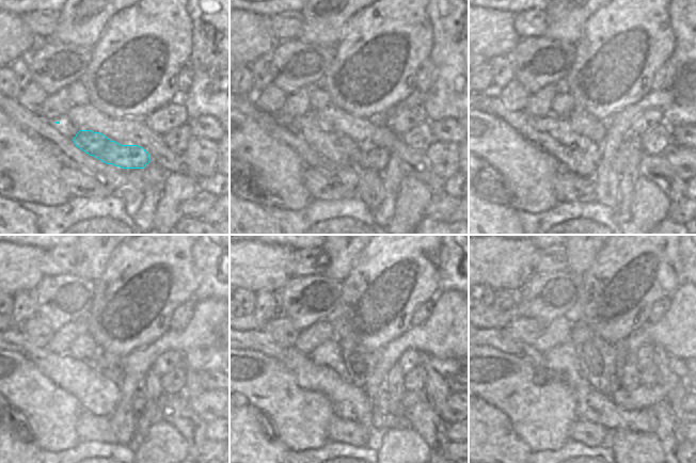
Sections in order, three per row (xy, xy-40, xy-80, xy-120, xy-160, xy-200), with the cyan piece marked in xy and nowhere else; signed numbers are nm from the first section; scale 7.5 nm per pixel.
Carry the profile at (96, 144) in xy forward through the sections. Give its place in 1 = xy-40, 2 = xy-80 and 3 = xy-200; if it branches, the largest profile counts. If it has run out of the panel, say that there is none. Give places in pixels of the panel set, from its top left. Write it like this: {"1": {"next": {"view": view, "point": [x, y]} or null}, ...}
{"1": {"next": {"view": "xy-40", "point": [376, 158]}}, "2": {"next": {"view": "xy-80", "point": [619, 159]}}, "3": {"next": {"view": "xy-200", "point": [643, 397]}}}

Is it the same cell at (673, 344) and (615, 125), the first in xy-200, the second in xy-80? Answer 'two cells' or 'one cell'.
one cell

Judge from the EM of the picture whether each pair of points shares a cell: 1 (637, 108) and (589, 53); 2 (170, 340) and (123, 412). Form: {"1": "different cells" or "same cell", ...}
{"1": "different cells", "2": "same cell"}

